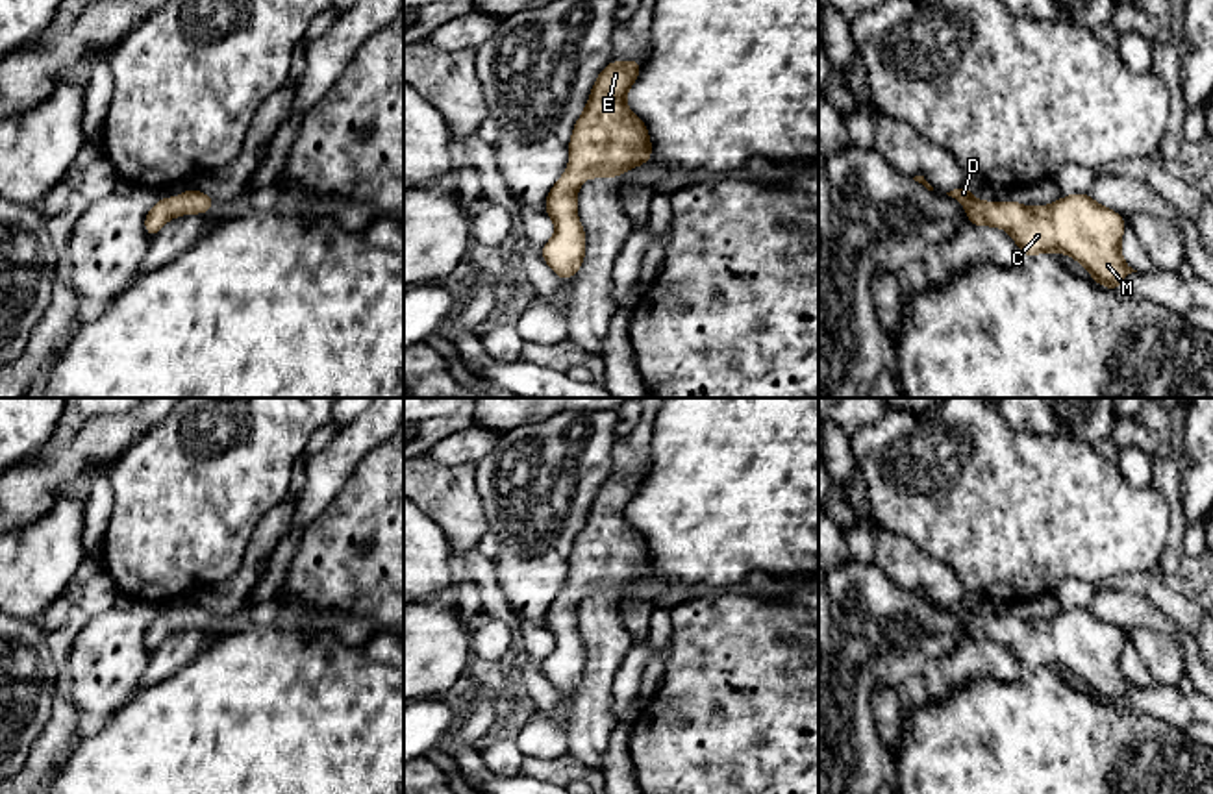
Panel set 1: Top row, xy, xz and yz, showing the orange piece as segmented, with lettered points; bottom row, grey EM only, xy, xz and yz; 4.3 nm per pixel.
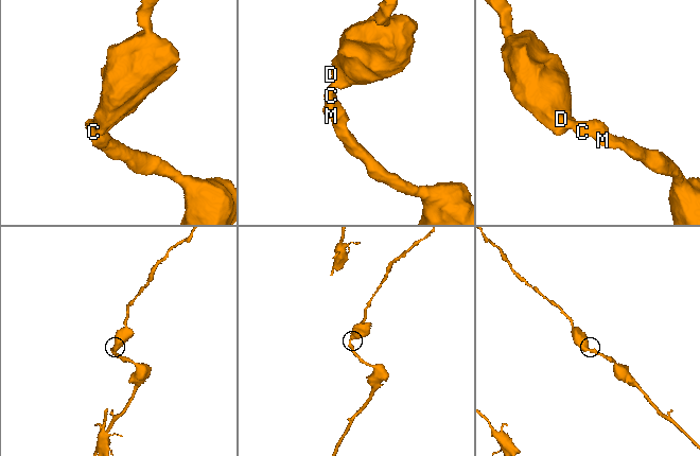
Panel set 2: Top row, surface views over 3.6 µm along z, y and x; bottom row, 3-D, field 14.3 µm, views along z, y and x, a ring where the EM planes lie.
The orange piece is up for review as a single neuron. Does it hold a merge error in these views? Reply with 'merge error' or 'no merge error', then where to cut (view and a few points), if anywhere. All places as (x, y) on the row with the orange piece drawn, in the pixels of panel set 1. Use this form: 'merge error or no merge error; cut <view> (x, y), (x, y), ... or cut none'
no merge error; cut none

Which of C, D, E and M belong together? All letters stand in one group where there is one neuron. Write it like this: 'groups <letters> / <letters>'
groups C D E M

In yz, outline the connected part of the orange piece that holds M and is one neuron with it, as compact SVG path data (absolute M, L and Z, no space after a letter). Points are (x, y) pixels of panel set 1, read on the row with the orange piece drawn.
M957 187L946 194L963 204L970 226L1002 226L1024 257L1041 252L1067 254L1082 263L1096 283L1115 291L1126 274L1137 272L1120 257L1126 220L1085 192L1063 196L1050 205L1028 207L1013 200L980 202L970 191Z

